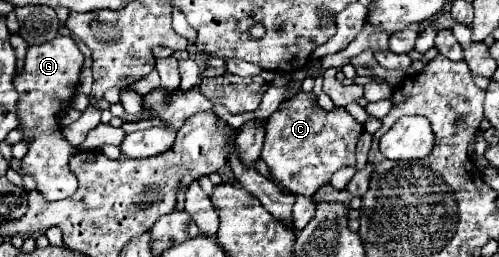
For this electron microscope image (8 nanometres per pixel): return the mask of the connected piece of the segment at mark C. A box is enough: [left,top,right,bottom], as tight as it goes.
[260,92,364,196]

